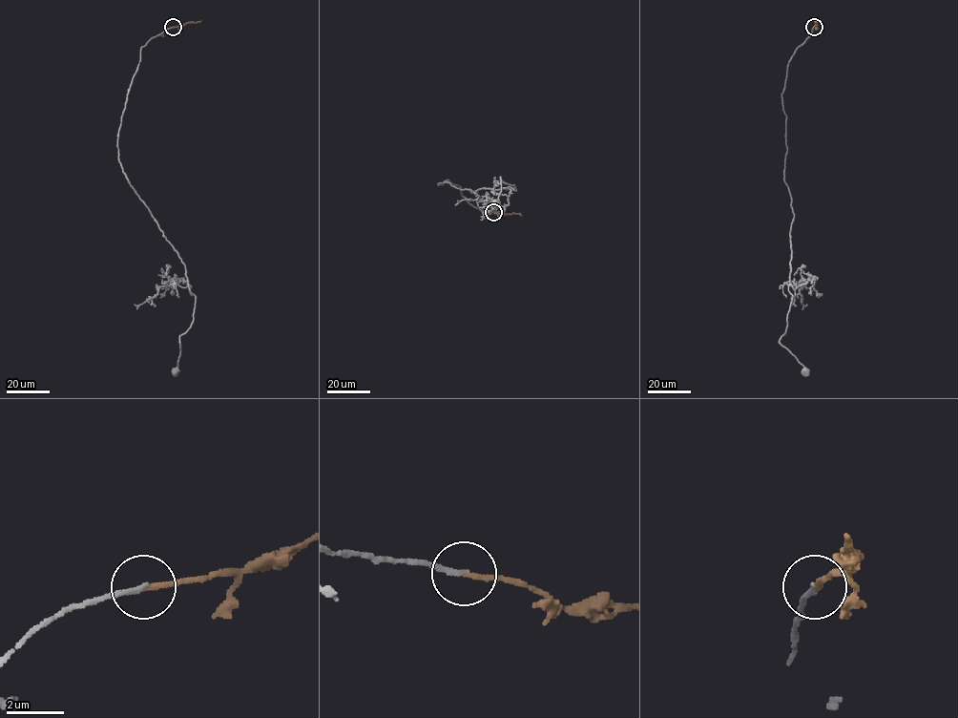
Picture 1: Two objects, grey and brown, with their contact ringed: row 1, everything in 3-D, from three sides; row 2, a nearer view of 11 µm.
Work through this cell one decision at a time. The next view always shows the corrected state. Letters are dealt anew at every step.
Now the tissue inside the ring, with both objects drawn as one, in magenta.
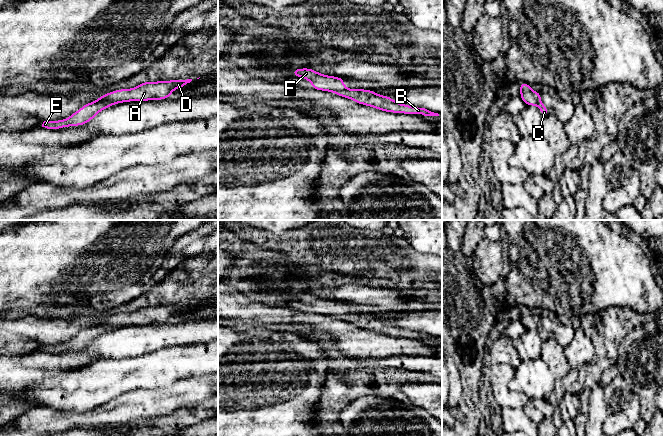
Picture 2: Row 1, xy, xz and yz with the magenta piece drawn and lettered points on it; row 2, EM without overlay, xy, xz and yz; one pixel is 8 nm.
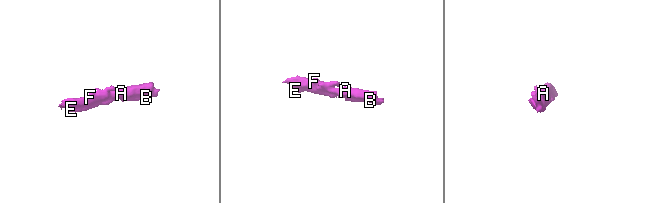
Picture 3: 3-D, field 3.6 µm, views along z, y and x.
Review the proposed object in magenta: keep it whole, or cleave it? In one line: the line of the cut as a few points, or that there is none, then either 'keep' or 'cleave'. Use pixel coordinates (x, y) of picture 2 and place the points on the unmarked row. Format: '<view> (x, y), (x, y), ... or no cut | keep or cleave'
no cut | keep

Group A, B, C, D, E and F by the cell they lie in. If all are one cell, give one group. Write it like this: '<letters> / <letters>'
A B C D E F

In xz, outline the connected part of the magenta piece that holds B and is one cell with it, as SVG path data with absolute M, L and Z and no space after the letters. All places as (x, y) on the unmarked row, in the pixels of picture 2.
M305 291L304 293L292 293L292 301L302 301L312 308L313 314L329 315L334 318L351 323L358 328L373 331L375 333L402 338L439 340L425 332L401 328L394 325L390 320L376 318L373 314L346 313L343 301L334 301Z

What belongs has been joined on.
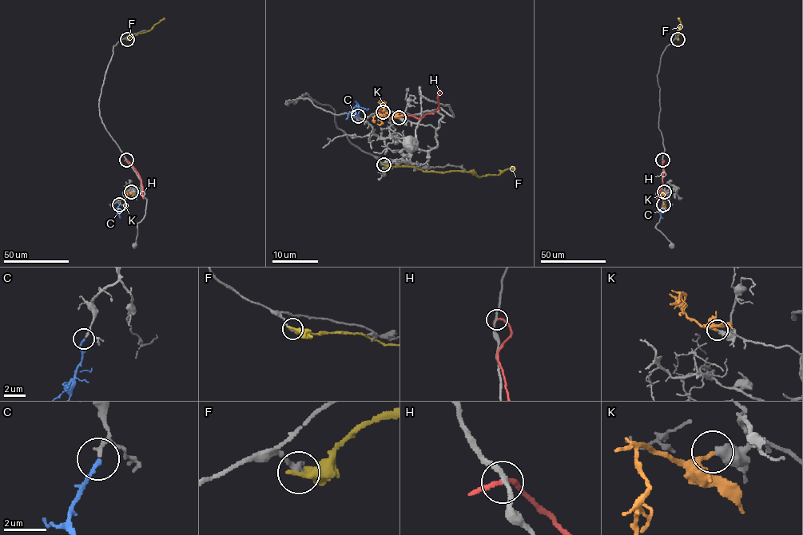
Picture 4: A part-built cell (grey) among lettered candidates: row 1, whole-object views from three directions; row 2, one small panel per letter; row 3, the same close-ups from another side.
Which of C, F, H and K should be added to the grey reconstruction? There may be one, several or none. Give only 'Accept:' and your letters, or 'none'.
Accept: C, K

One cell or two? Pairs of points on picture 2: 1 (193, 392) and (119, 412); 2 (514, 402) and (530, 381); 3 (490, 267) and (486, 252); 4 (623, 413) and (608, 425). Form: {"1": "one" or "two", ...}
{"1": "one", "2": "two", "3": "one", "4": "one"}

